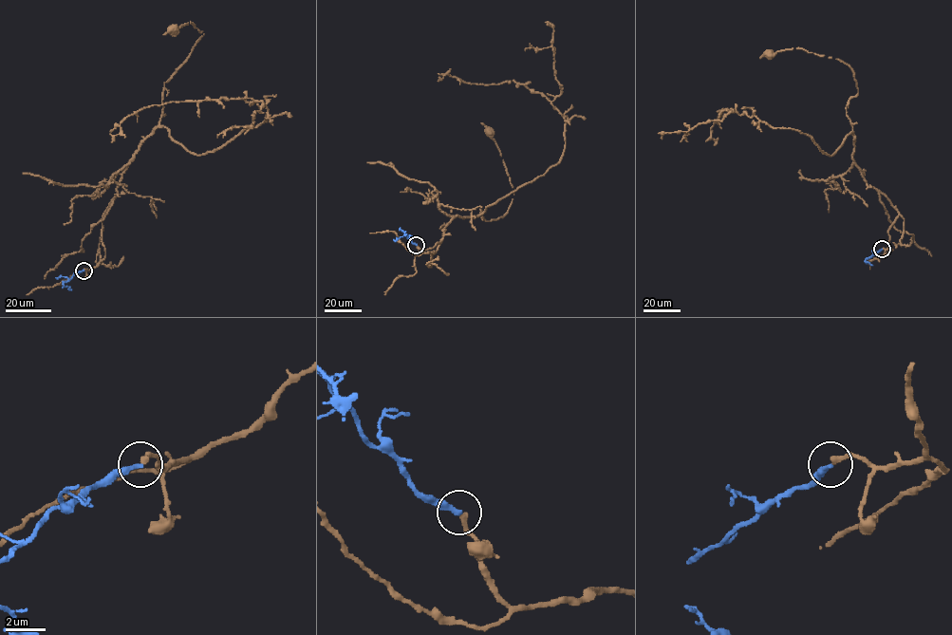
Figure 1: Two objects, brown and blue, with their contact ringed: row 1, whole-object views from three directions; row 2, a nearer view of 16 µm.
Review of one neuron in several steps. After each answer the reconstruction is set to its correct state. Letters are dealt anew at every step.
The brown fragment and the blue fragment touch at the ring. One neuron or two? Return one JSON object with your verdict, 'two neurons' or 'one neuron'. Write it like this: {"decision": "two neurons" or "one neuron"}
{"decision": "one neuron"}

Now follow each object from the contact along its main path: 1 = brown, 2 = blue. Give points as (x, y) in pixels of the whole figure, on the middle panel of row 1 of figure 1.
1: (417, 245), (433, 251), (431, 262), (456, 215), (480, 209), (486, 221), (508, 210), (513, 186), (489, 131)
2: (417, 245), (400, 228), (405, 236)

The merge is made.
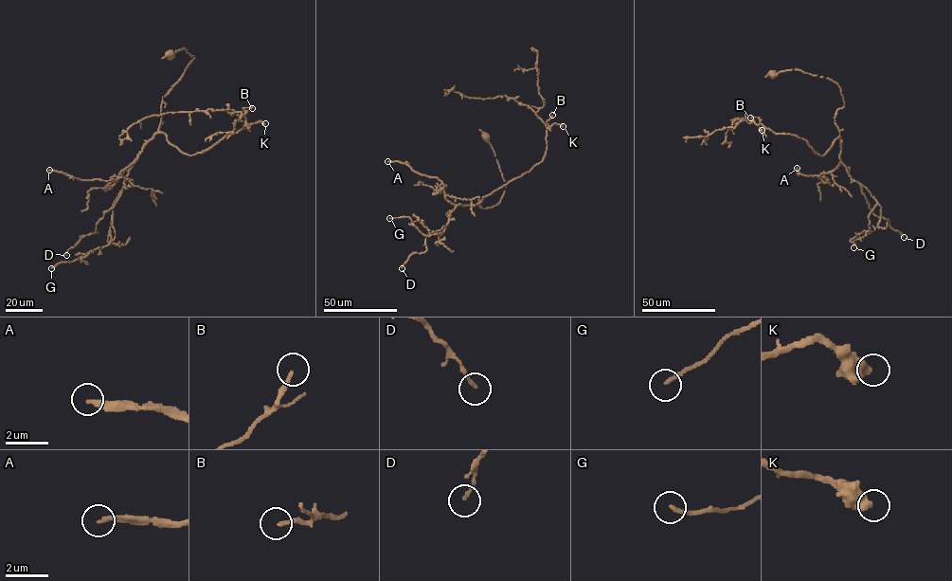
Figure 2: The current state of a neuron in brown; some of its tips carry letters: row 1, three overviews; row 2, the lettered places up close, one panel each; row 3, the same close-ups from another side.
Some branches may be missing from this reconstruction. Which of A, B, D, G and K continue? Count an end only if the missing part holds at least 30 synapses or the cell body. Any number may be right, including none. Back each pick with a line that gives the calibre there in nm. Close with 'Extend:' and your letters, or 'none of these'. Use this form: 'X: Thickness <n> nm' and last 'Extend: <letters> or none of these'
A: Thickness 220 nm
K: Thickness 550 nm
Extend: A, K

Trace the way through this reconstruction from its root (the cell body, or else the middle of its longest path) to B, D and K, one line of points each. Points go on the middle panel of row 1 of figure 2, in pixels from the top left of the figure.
B: (485, 136), (505, 187), (496, 205), (483, 208), (478, 199), (476, 205), (542, 160), (546, 122), (552, 115)
D: (485, 136), (505, 185), (500, 201), (458, 205), (425, 237), (427, 249), (402, 268)
K: (485, 136), (505, 187), (496, 205), (483, 208), (478, 199), (476, 205), (539, 164), (547, 129), (563, 126)

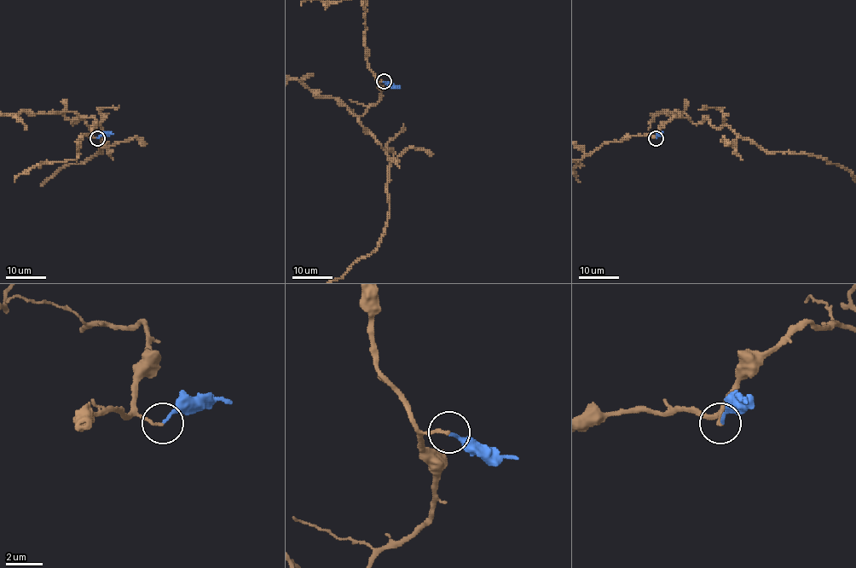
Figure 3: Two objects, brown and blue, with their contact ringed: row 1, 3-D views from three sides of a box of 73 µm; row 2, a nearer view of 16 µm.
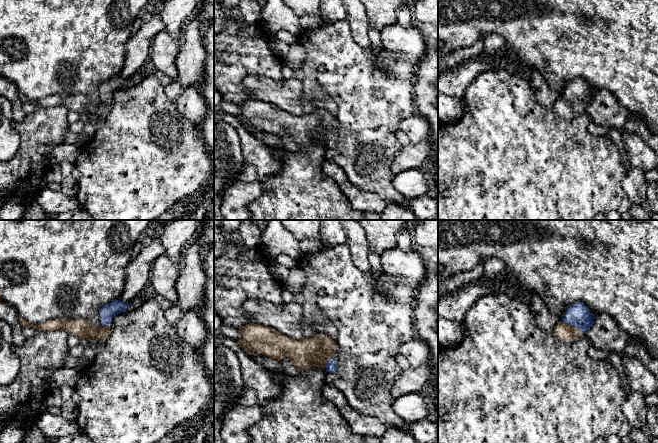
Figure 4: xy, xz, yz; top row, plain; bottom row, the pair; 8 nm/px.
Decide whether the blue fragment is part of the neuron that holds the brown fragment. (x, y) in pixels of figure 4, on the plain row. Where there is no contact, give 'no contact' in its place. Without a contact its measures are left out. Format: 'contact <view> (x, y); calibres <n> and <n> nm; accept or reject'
contact yz (573, 102); calibres 140 and 190 nm; accept

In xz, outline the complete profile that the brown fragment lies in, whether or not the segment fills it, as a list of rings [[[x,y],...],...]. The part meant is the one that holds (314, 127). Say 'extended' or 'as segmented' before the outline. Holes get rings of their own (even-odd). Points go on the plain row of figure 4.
extended | [[[250,99],[240,106],[237,119],[248,130],[250,127],[281,137],[288,133],[299,145],[324,143],[326,148],[336,149],[333,129],[335,117],[324,110],[303,115],[292,115],[268,102]]]

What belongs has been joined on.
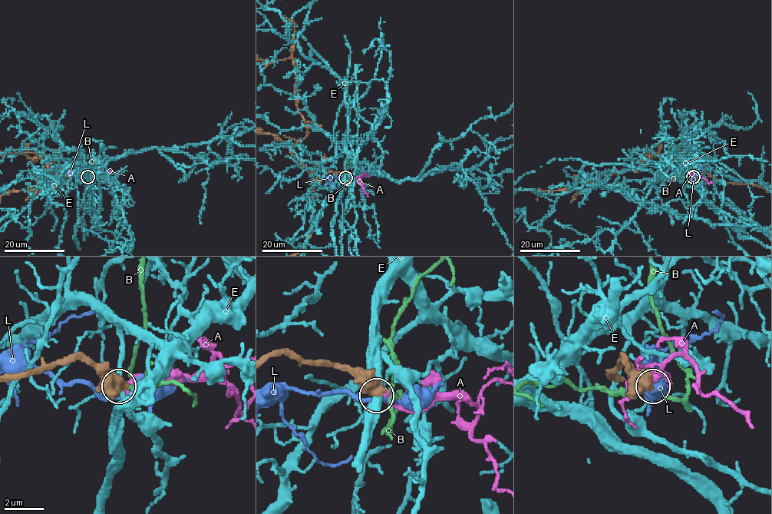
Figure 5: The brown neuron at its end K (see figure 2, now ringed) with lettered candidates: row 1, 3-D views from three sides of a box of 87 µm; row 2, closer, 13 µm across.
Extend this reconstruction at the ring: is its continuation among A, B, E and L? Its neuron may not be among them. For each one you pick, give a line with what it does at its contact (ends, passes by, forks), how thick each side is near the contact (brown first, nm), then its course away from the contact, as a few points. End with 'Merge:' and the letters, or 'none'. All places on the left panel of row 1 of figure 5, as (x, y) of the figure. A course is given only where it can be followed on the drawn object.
Merge: none

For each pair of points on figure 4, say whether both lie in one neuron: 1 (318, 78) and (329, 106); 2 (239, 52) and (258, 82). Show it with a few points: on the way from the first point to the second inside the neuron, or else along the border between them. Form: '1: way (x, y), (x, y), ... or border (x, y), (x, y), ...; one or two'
1: border (302, 98), (330, 98), (336, 104), (337, 113); two
2: border (276, 80), (270, 77), (249, 75), (242, 84); two

